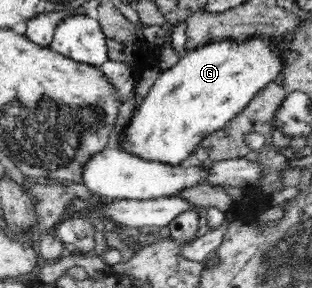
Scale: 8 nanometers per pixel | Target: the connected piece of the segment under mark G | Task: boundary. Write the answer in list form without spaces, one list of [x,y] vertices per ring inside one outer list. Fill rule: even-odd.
[[[251,37],[245,40],[218,40],[187,51],[171,68],[161,71],[143,102],[129,119],[119,146],[145,160],[170,165],[184,162],[208,134],[227,125],[248,102],[270,81],[284,73],[284,59],[276,44],[268,38]]]

